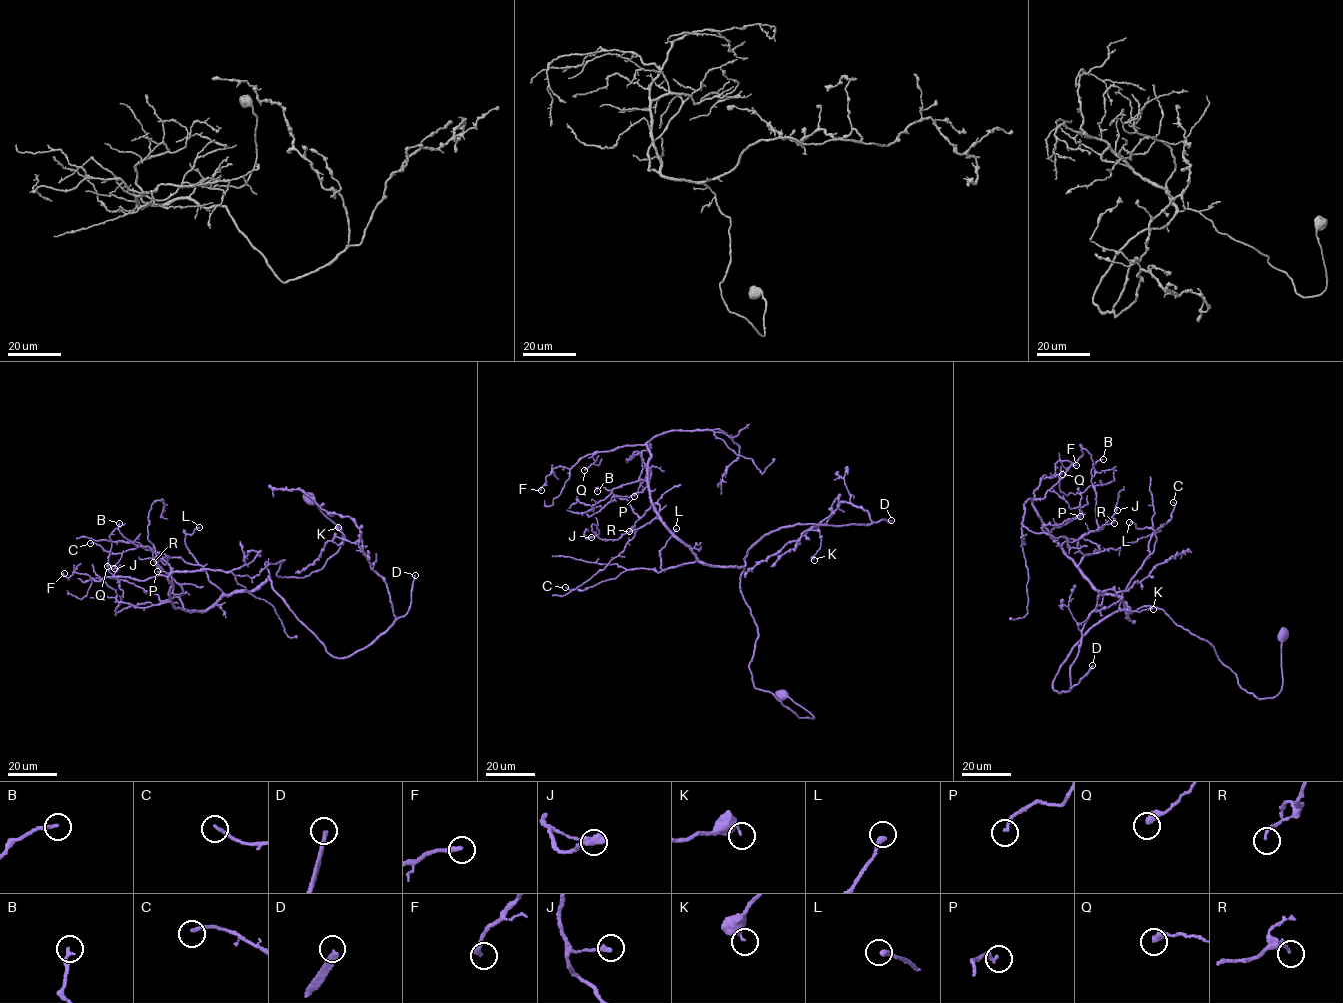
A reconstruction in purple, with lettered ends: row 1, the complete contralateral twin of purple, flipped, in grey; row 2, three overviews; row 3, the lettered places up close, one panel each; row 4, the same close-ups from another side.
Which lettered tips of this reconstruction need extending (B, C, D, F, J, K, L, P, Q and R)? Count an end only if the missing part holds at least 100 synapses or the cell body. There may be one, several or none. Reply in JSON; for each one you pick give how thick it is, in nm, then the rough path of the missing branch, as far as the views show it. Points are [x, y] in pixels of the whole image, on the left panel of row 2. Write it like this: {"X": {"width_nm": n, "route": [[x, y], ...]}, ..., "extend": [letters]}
{"D": {"width_nm": 280}, "extend": ["D"]}

